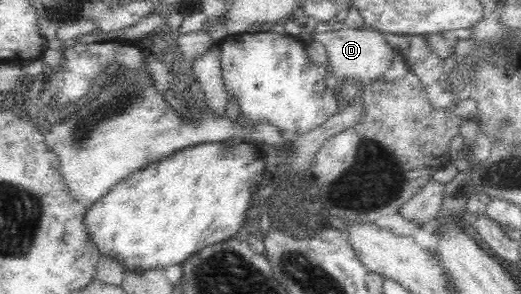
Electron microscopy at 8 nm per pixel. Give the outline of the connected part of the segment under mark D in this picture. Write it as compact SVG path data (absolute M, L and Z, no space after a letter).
M352 27L352 28L339 28L329 32L312 32L312 36L307 36L310 39L315 39L324 45L326 54L328 55L328 64L325 65L327 72L334 73L335 78L343 76L354 76L358 79L360 85L367 84L368 82L375 81L376 79L383 78L385 71L390 68L392 60L399 53L397 48L388 41L388 33L381 30L373 30L371 28Z

